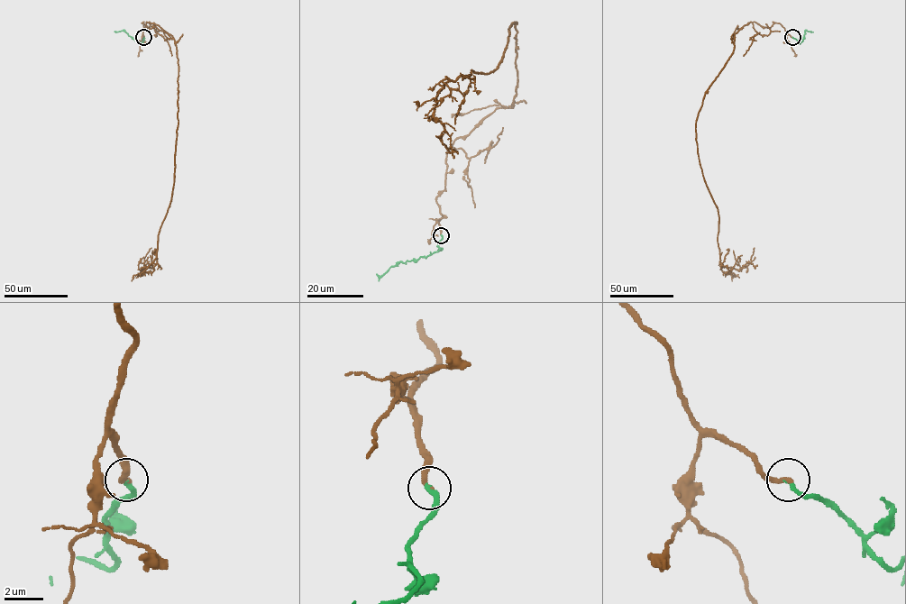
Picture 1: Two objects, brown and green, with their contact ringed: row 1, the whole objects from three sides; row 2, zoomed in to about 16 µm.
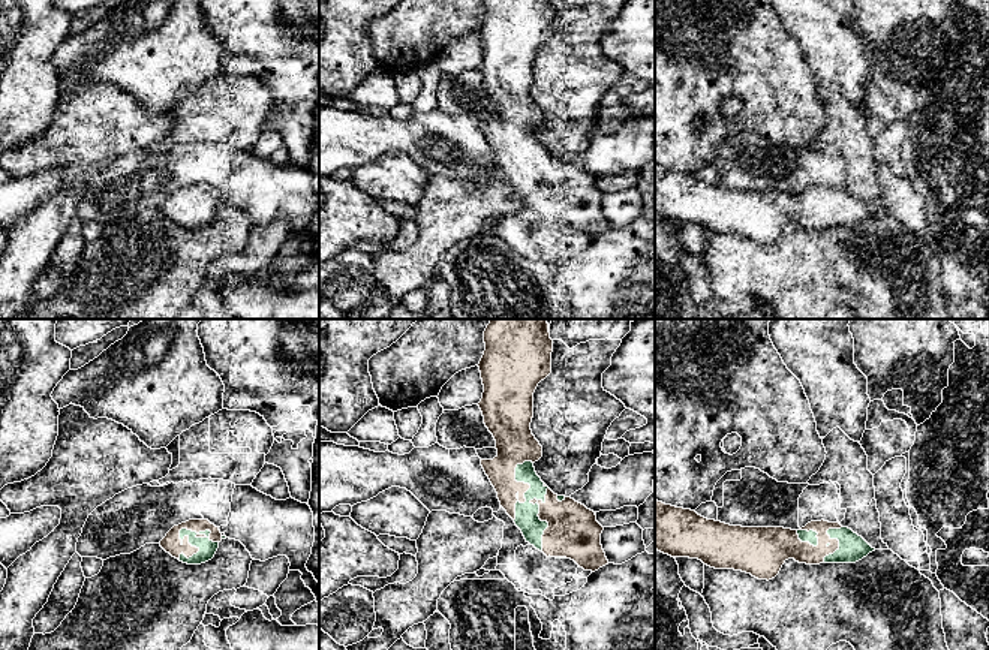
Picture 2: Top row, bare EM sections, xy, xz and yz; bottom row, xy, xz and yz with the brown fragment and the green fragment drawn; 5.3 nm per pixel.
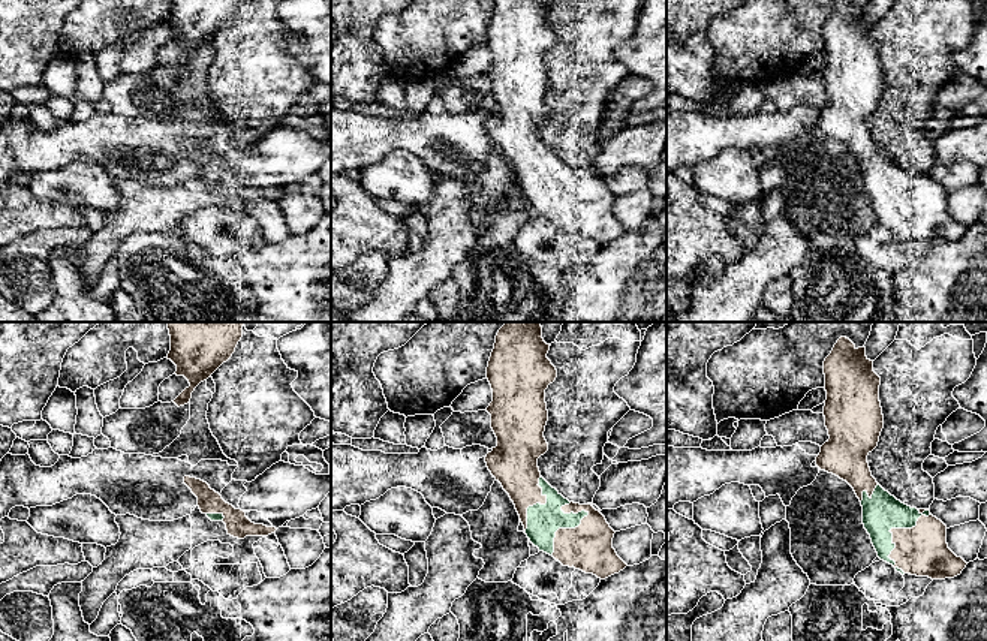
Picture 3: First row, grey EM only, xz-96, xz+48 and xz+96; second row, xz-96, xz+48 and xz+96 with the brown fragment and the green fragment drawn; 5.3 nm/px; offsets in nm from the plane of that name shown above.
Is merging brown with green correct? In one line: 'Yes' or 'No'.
Yes

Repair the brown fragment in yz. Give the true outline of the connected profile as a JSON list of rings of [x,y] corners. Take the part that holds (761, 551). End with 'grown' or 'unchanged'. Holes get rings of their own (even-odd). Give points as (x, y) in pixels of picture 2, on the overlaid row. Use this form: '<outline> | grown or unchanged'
[[[658,500],[655,550],[767,581],[779,574],[788,559],[806,565],[856,563],[875,551],[862,536],[839,523],[811,521],[799,530],[742,527],[707,520],[695,511]]] | grown

